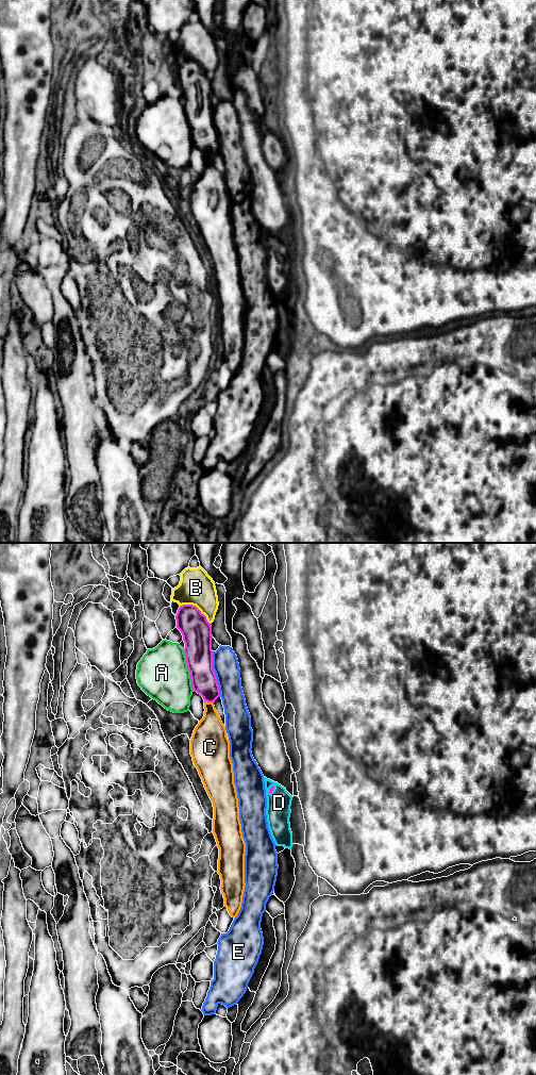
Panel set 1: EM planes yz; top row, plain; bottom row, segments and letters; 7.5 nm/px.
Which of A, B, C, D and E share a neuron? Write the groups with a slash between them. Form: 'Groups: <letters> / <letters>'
Groups: A / B / C / D / E

